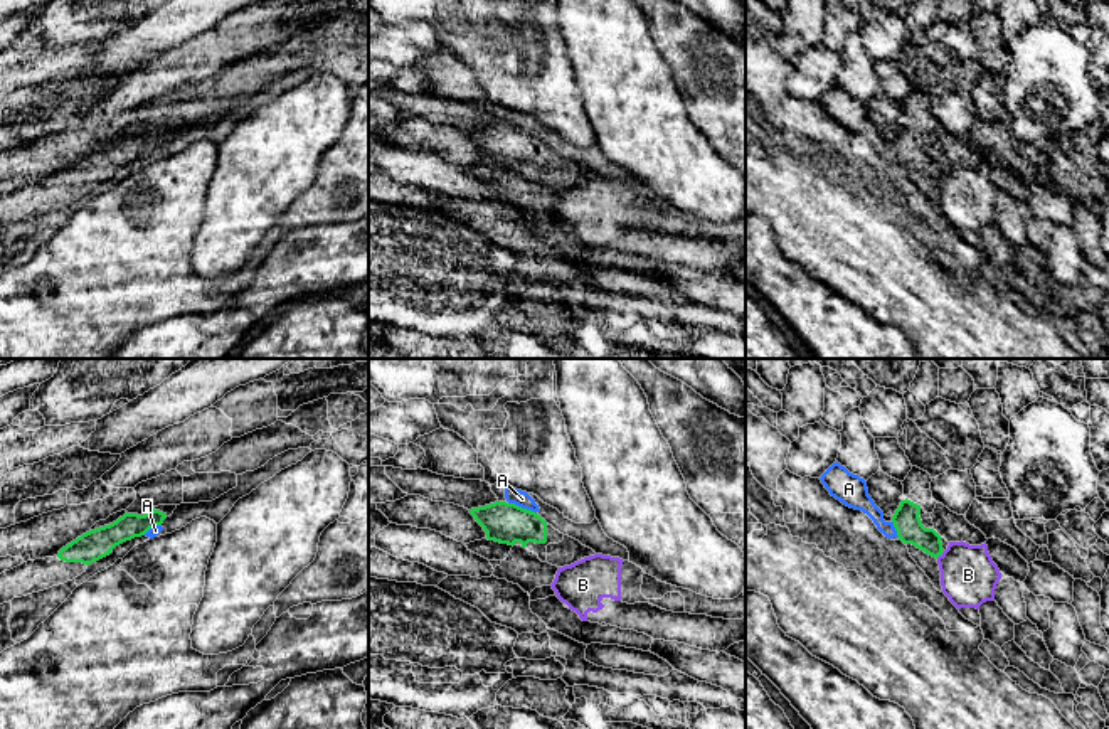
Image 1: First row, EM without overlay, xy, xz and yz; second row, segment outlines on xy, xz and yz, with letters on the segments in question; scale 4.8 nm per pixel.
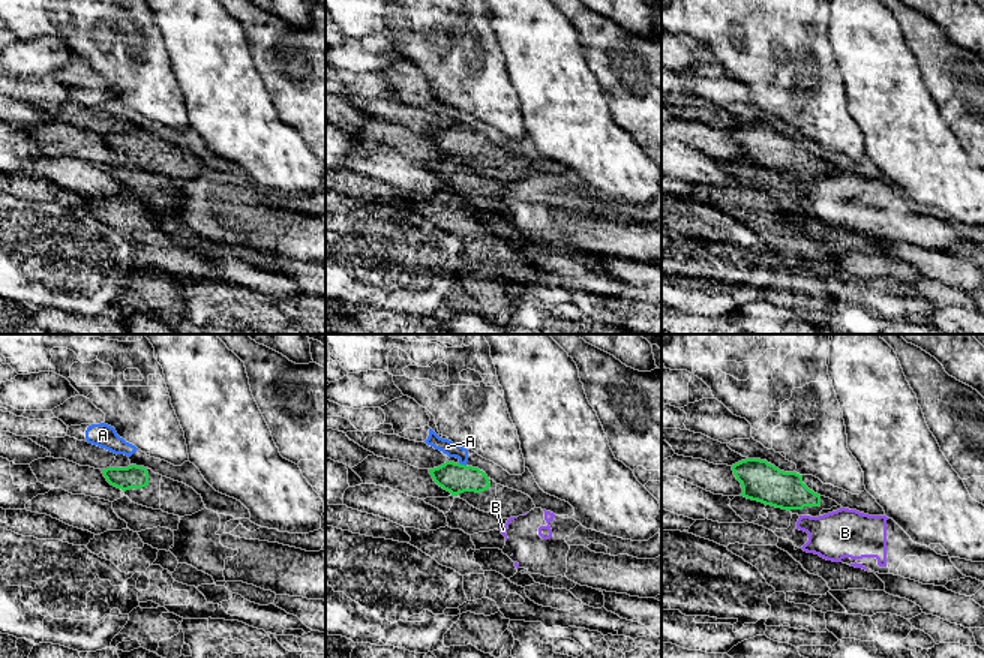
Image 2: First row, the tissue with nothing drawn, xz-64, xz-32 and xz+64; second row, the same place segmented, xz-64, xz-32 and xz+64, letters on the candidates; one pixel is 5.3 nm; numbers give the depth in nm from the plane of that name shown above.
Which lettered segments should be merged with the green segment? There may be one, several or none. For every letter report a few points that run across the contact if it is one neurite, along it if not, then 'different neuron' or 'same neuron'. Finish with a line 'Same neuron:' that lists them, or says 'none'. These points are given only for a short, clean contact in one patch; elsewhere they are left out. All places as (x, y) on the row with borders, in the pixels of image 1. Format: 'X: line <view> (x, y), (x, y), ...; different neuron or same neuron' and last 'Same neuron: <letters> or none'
A: line xz (509, 502), (530, 509), (535, 514); different neuron
B: line yz (944, 551), (936, 558); different neuron
Same neuron: none

